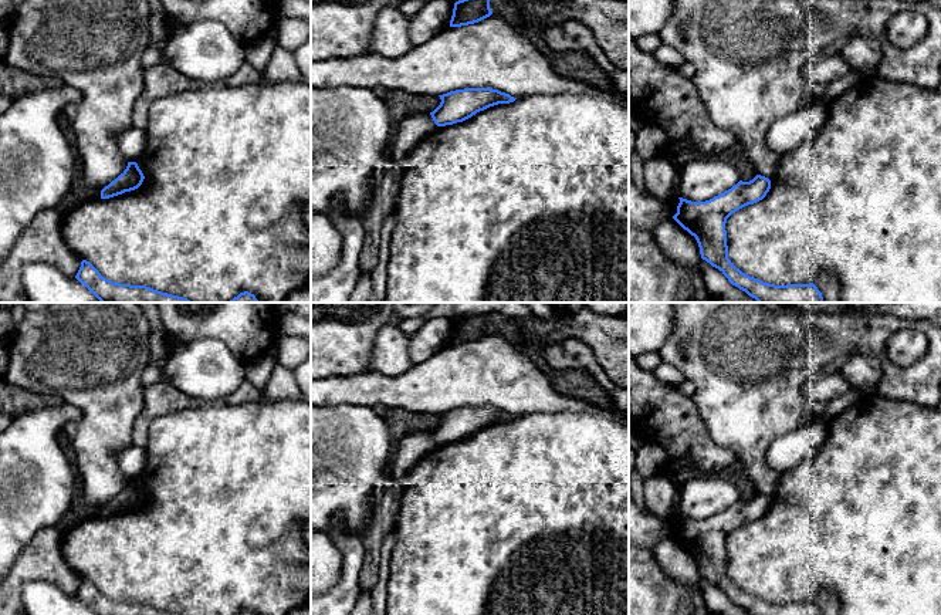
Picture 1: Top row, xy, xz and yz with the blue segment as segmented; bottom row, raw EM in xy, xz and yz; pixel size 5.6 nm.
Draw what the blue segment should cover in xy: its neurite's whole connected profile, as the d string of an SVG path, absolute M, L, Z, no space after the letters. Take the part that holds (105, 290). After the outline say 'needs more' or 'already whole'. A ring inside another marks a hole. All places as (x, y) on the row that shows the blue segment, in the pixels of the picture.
M87 260L81 261L75 278L101 303L196 303L146 285L114 283L102 277L101 273Z | already whole

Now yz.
M756 175L749 182L739 180L731 189L705 202L683 197L673 219L695 237L701 258L718 268L728 281L758 303L823 303L822 293L810 284L775 285L749 277L728 258L727 219L737 210L762 200L771 180Z | already whole

